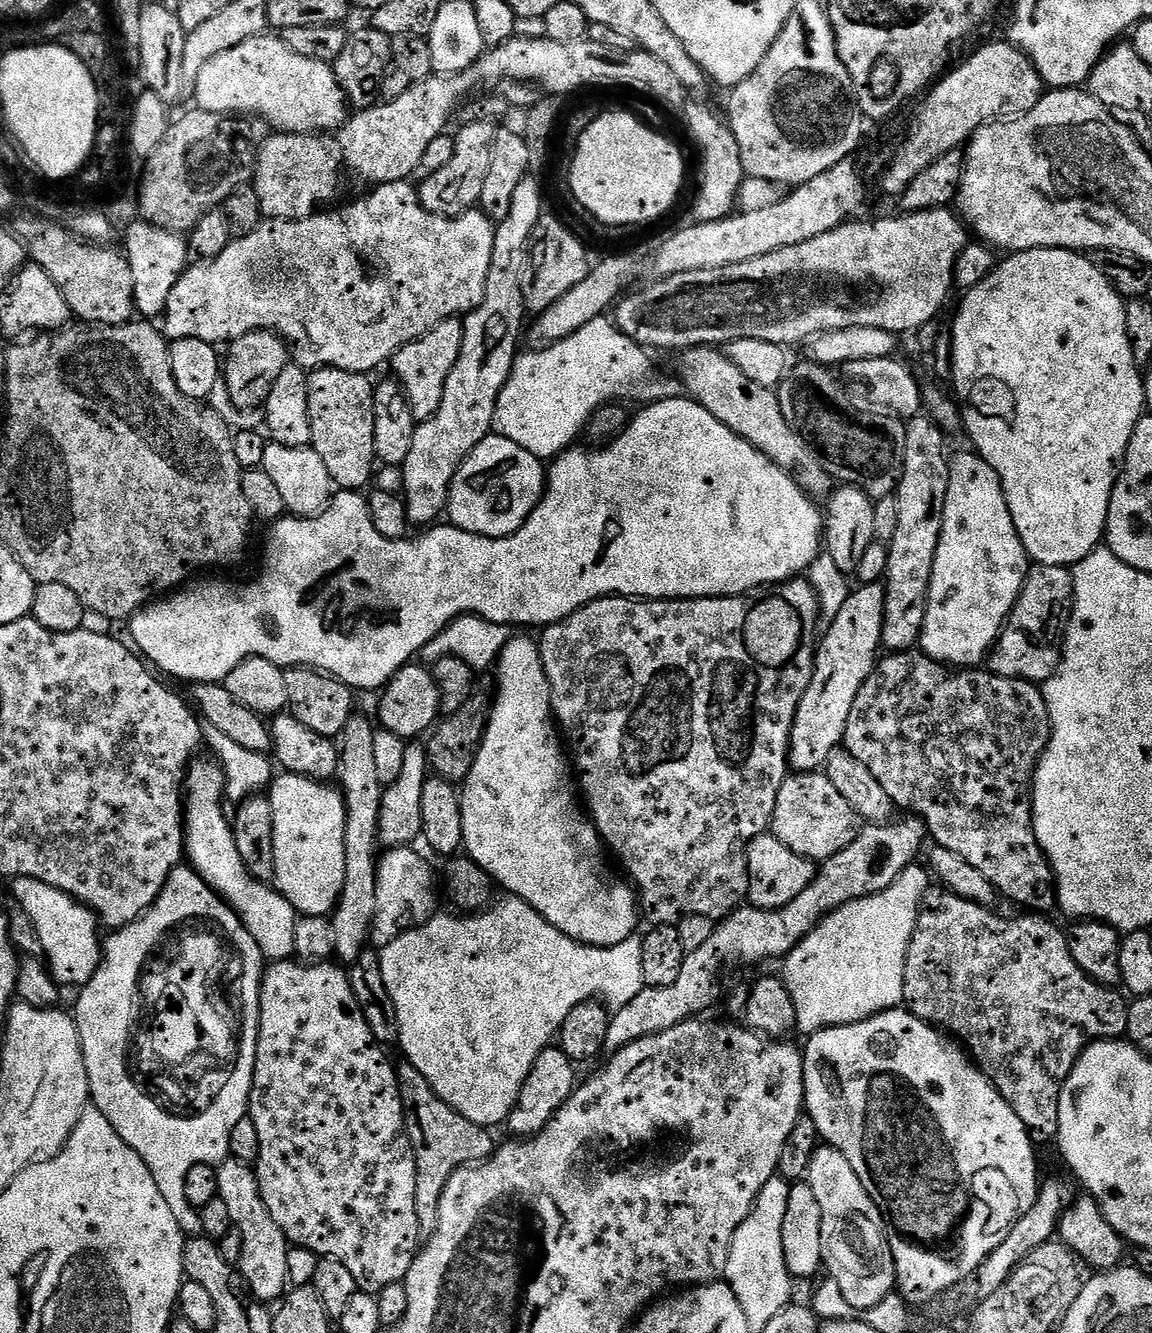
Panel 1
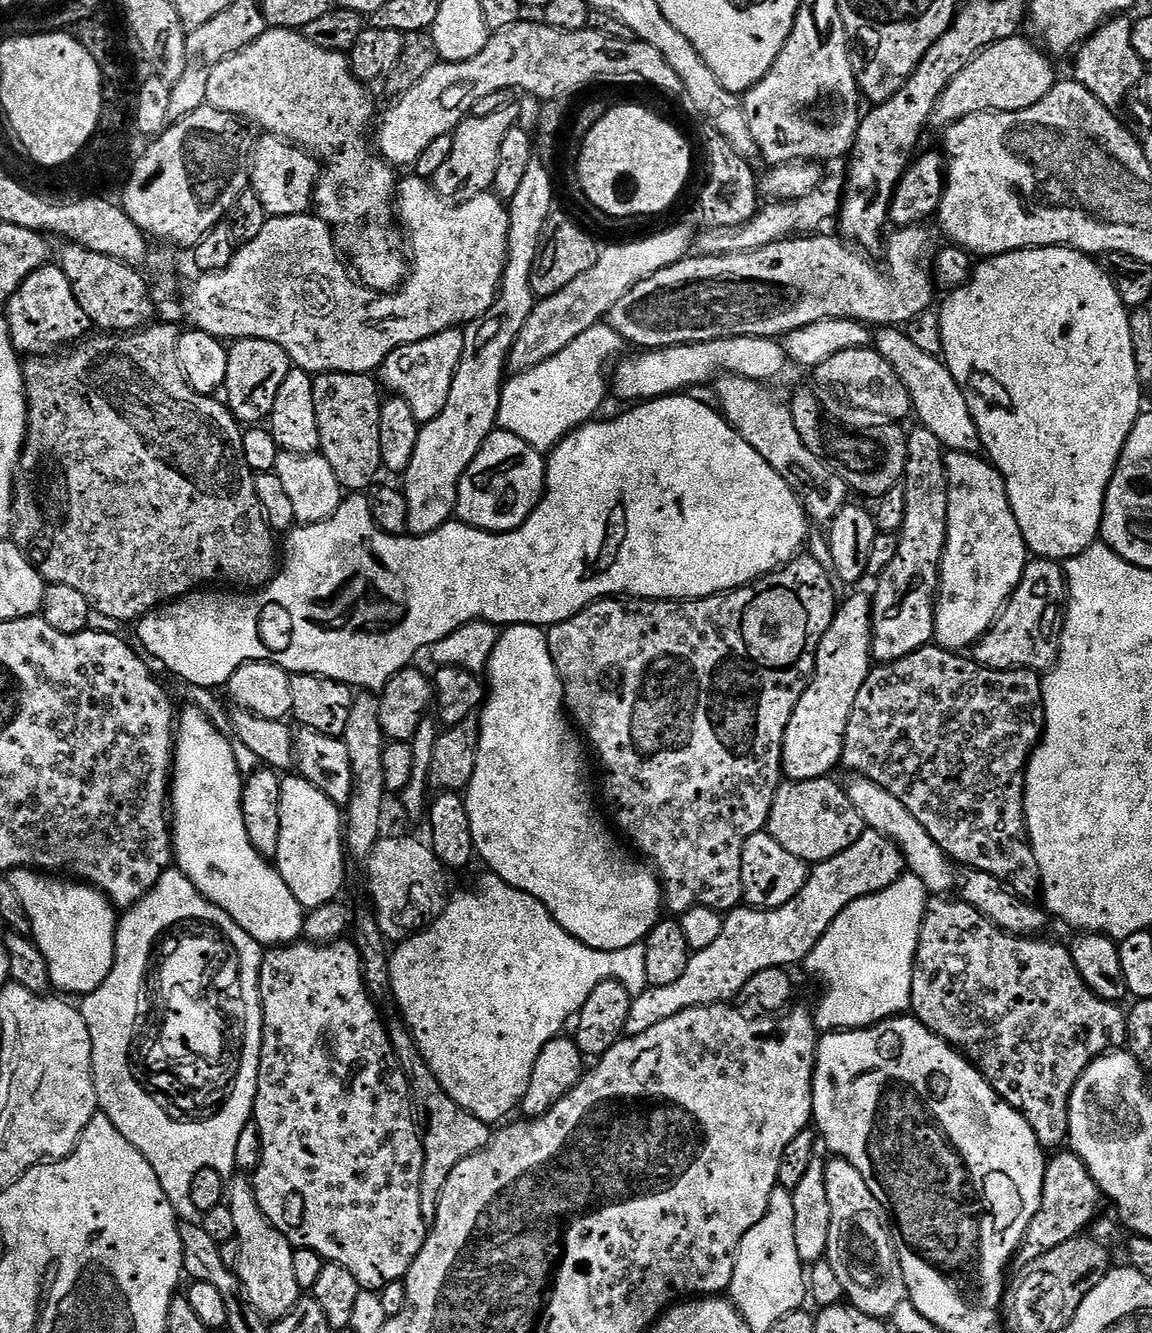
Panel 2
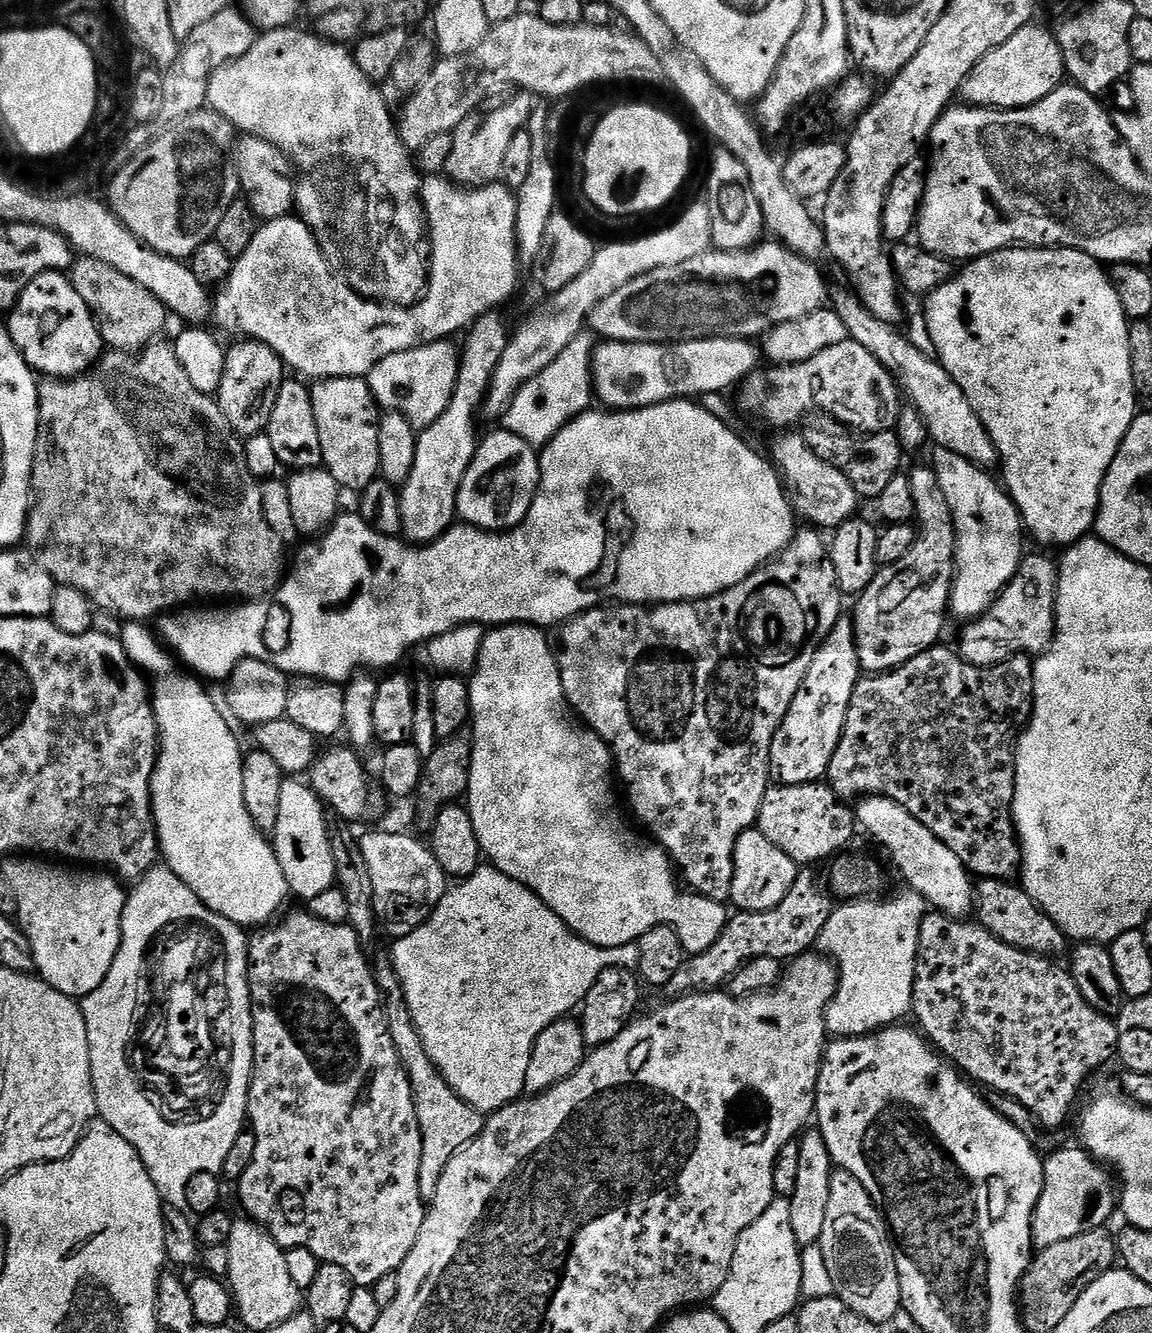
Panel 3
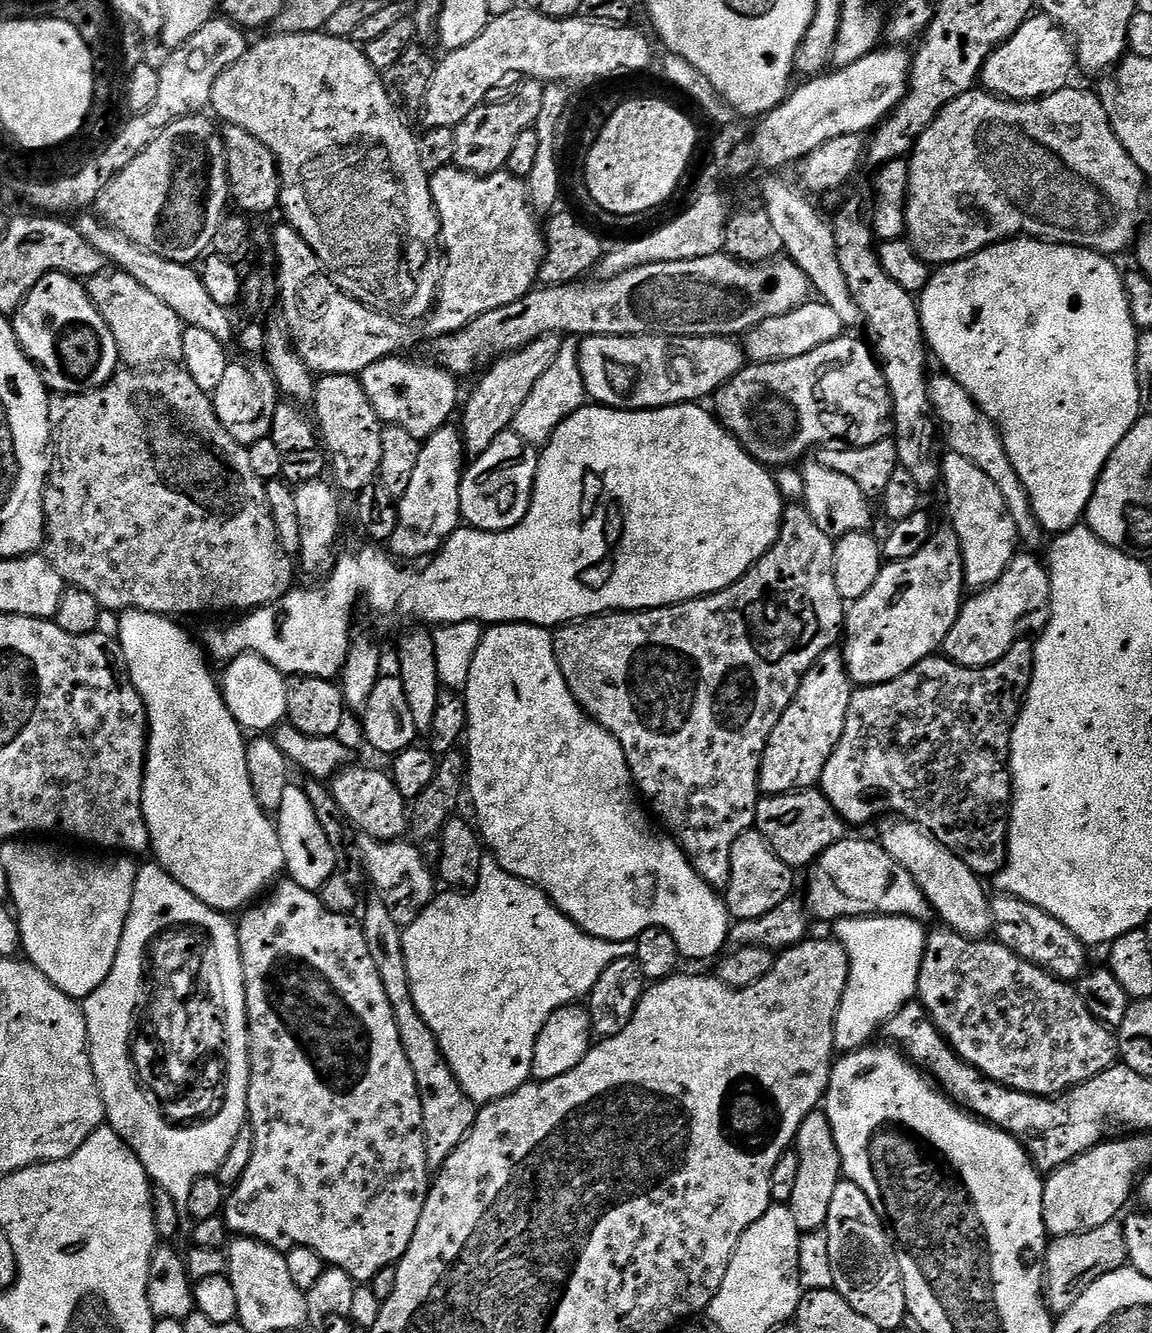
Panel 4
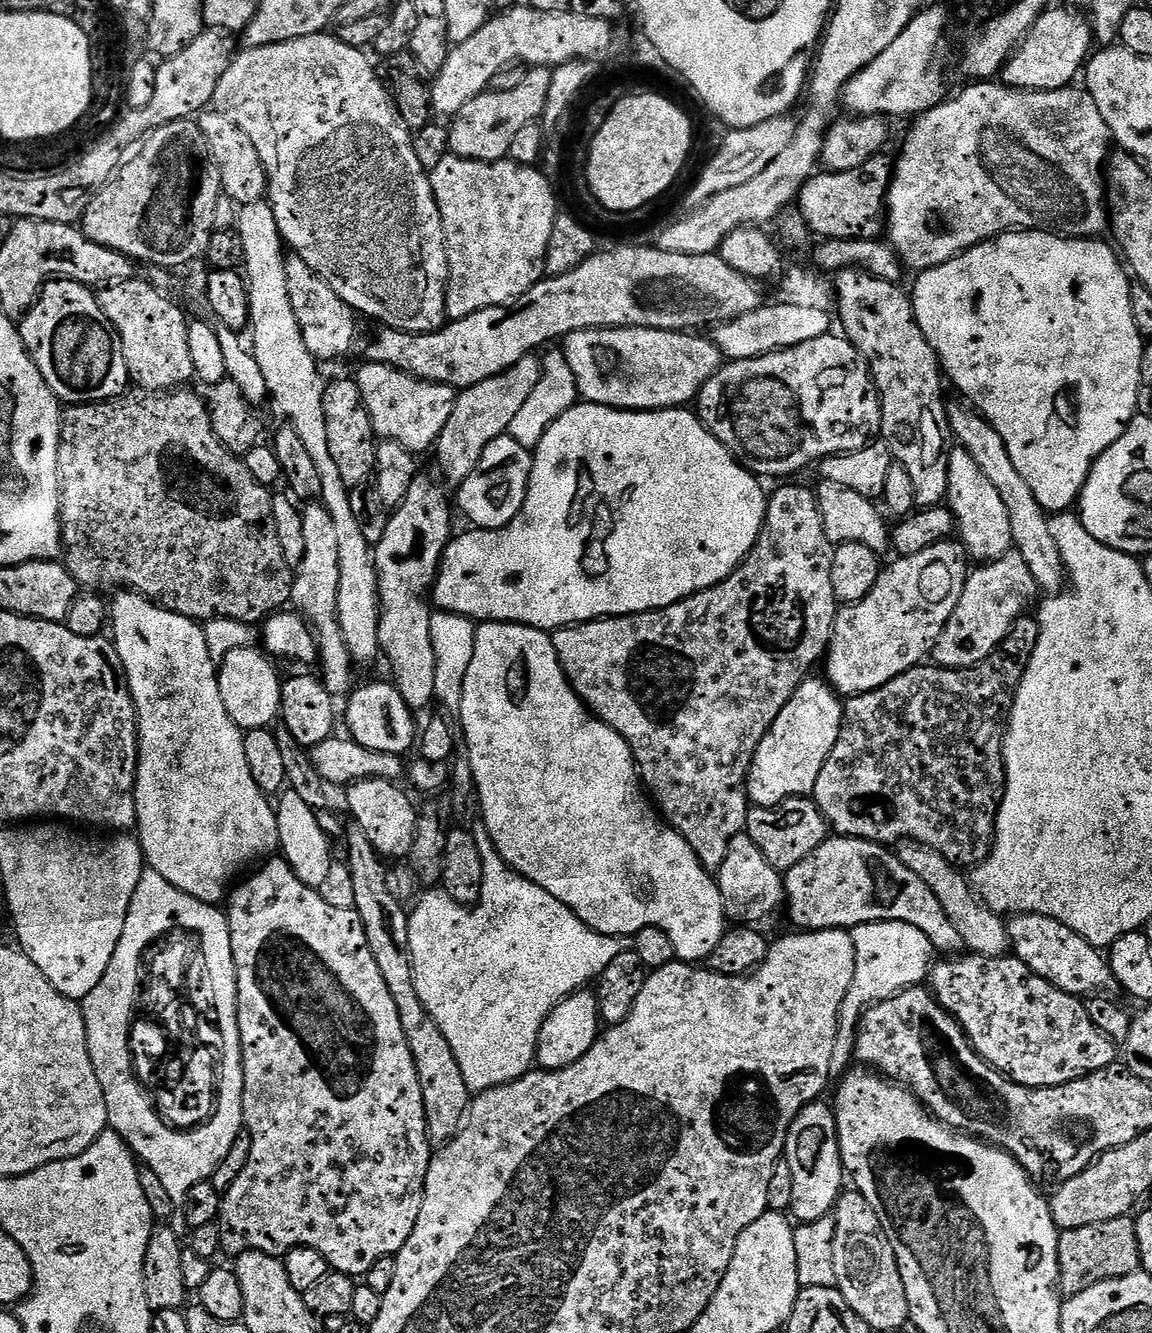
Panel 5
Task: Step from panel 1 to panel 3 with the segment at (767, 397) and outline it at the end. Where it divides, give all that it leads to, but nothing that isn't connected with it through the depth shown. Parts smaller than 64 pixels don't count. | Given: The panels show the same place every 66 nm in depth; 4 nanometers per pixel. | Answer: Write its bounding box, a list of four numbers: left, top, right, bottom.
[770,434,858,530]

